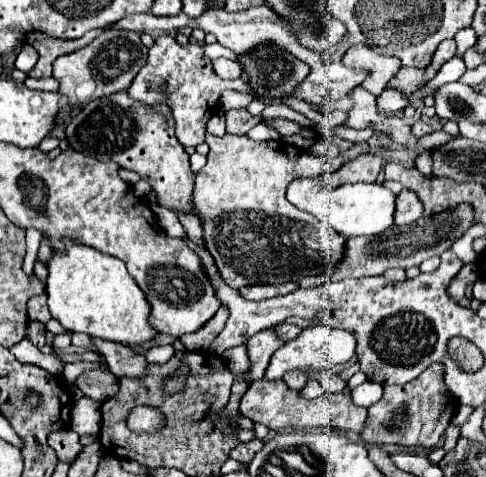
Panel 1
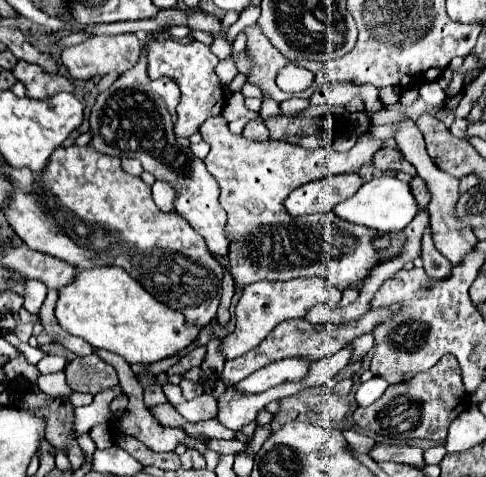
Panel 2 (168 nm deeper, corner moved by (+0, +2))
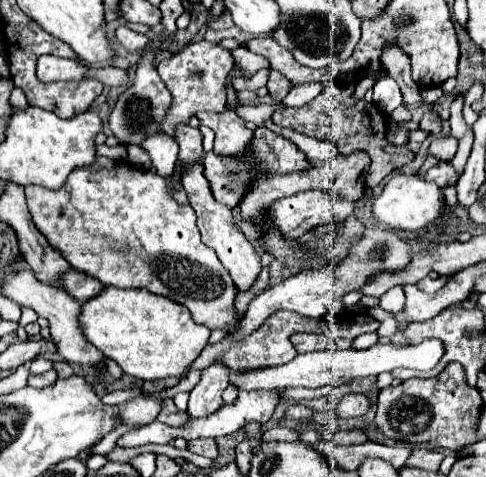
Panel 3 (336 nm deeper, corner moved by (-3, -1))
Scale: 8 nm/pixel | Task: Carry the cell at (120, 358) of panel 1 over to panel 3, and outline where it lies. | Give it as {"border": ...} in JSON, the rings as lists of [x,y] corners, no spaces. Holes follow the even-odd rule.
{"border":[[[165,401],[163,411],[161,411],[161,415],[157,419],[161,423],[165,423],[165,425],[171,425],[171,427],[185,427],[187,421],[189,421],[189,415],[183,413],[183,411],[179,411],[173,401]]]}

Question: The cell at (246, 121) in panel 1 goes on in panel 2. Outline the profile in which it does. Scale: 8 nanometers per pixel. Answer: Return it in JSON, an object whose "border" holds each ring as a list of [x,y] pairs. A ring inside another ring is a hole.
{"border":[[[252,118],[242,132],[246,138],[250,140],[268,140],[268,128],[264,126],[264,122],[260,118]]]}

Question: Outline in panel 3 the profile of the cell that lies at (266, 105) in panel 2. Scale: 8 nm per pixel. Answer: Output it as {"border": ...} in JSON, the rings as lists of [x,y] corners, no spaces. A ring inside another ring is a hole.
{"border":[[[271,71],[271,73],[269,73],[267,91],[269,91],[277,101],[283,101],[283,99],[285,99],[285,95],[289,93],[289,87],[291,87],[291,83],[289,83],[279,71]]]}

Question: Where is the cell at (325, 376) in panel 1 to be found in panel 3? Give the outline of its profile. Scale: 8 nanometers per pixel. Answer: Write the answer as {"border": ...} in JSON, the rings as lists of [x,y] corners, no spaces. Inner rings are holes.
{"border":[[[347,395],[345,399],[341,399],[337,413],[341,417],[361,417],[369,411],[369,399],[365,395]]]}

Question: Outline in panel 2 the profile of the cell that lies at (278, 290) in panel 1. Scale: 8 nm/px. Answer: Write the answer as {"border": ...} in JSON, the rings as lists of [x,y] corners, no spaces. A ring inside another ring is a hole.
{"border":[[[296,278],[296,280],[288,280],[288,282],[256,282],[256,284],[248,284],[248,288],[244,288],[238,304],[236,304],[236,324],[234,324],[234,332],[228,334],[224,338],[224,356],[226,360],[230,358],[238,358],[240,354],[248,352],[252,348],[252,344],[258,344],[264,340],[264,336],[268,336],[268,332],[290,318],[302,318],[306,314],[308,308],[312,308],[314,304],[326,304],[330,308],[338,306],[342,292],[338,288],[334,288],[332,284],[328,284],[326,280],[320,278]]]}

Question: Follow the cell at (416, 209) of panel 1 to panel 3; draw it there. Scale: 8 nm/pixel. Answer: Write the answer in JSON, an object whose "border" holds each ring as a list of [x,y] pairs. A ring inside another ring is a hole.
{"border":[[[447,161],[447,163],[437,163],[435,167],[431,167],[425,173],[427,181],[435,181],[439,187],[447,187],[447,185],[455,185],[459,179],[459,171],[455,171],[455,167]]]}

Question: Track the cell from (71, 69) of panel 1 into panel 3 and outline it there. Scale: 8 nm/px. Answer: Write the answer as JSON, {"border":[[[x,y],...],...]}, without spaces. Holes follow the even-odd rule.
{"border":[[[121,25],[121,27],[115,31],[115,39],[117,39],[117,43],[121,43],[129,53],[143,51],[143,47],[149,43],[147,35],[137,33],[137,31],[131,31],[131,29],[127,29],[125,25]]]}

